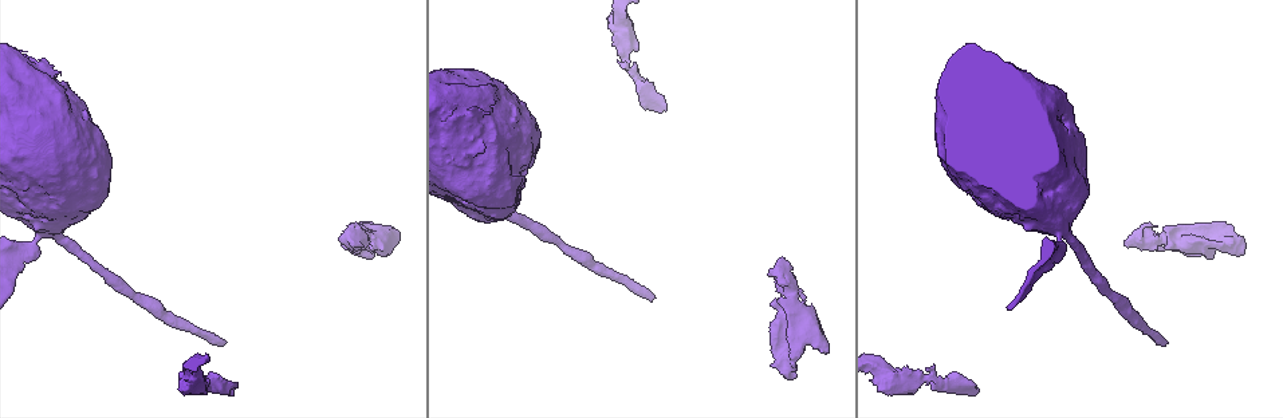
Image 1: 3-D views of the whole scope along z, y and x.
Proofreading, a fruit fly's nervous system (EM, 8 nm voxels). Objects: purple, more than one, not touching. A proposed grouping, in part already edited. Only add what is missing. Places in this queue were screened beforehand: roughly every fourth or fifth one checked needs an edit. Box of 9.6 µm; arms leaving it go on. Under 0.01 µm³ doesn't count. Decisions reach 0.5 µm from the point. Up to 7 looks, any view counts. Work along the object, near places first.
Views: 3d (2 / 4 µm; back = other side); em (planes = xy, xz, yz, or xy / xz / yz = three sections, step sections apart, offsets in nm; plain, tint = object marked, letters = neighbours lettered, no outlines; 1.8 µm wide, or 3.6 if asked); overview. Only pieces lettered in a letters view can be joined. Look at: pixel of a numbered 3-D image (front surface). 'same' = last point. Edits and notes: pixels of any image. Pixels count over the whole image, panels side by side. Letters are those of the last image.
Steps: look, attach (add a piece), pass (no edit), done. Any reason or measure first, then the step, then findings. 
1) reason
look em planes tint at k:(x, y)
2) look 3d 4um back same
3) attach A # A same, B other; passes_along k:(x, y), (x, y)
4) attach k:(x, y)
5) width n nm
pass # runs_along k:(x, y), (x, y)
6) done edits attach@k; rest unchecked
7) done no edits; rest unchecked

free end
look 3d 4um at 1:(829, 353)

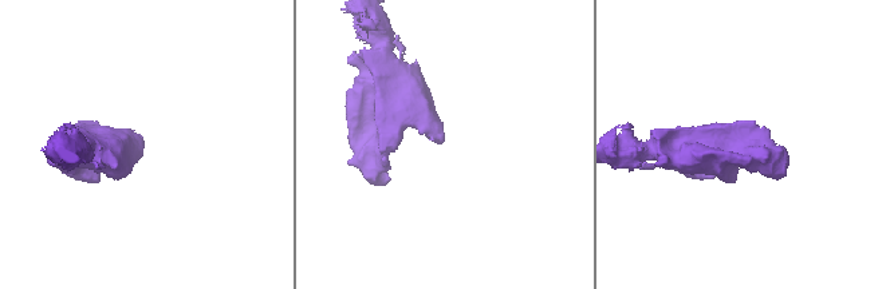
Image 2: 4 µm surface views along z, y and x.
need the tissue
look em planes letters at 2:(142, 140)

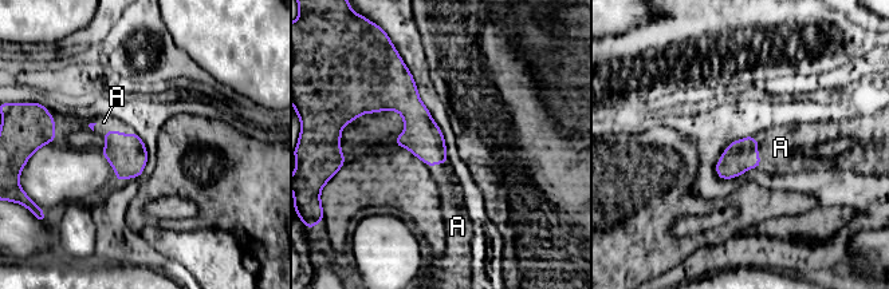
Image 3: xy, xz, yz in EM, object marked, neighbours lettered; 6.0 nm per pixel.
width 190 nm
attach A # A same; the cell continues

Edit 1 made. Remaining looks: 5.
sudden change in width
look em planes tint at 1:(190, 371)

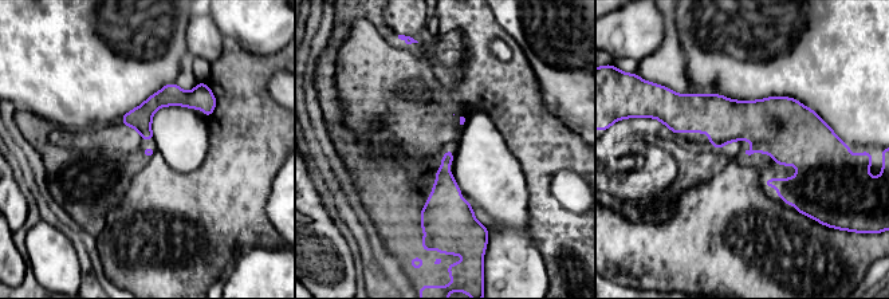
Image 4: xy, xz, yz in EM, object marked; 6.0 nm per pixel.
look em planes letters same

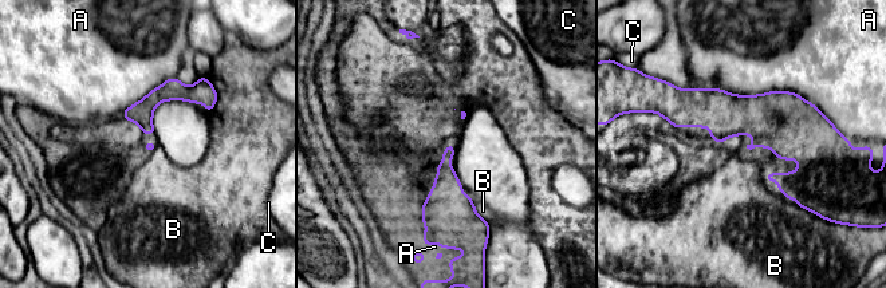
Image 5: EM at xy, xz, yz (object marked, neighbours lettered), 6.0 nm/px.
longest_contact A 950 nm
pass # A other, B other, C other; border 5:(211, 82), (216, 103), (208, 113); no lettered piece goes on from it

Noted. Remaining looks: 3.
end of a long branch
look 3d 4um at 1:(1168, 342)

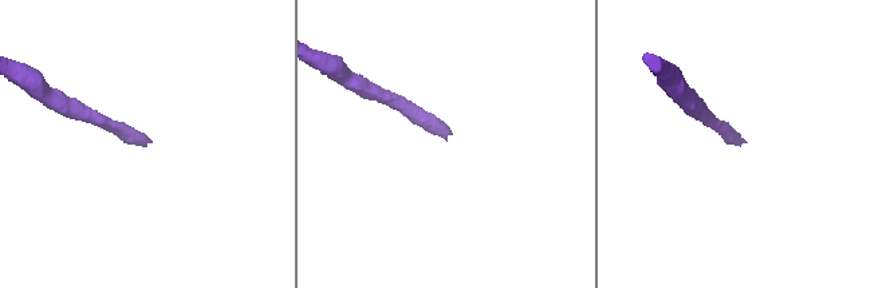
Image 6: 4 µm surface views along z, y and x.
look em planes plain at 6:(745, 141)

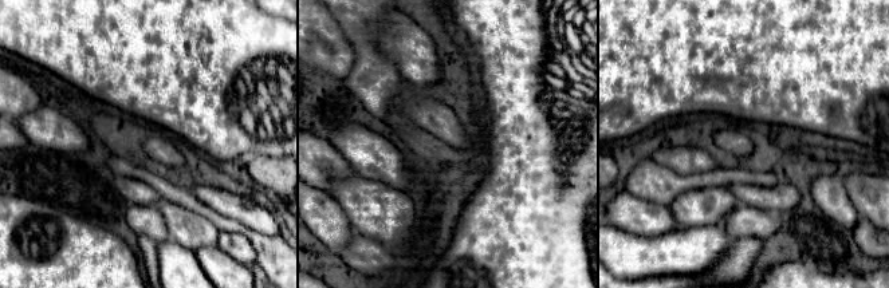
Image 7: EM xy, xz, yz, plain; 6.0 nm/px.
look em planes letters same

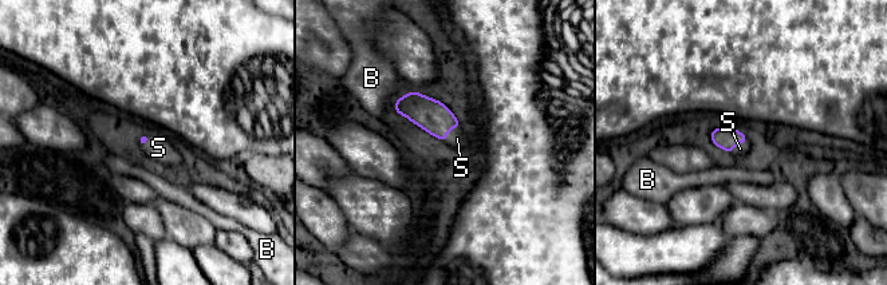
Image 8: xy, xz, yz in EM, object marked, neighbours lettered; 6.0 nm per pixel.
longest_contact S 130 nm
attach S # B other, S same; it goes on there

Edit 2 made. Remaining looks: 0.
done edits attach@3, attach@8; rest unchecked

